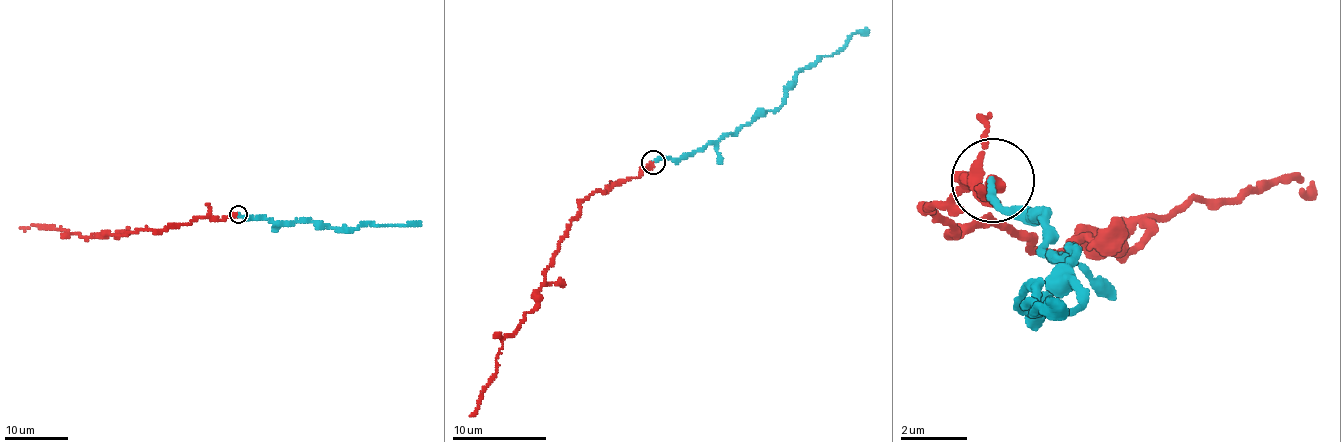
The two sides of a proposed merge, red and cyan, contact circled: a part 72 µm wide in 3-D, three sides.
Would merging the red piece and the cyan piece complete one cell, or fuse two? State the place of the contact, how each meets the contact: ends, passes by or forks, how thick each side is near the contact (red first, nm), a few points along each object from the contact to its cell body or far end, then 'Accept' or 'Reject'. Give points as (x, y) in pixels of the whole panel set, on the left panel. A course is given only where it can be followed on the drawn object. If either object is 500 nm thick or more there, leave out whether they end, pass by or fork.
Place: (238, 214). At the ring red ends. At the ring cyan ends. Thickness 320 nm (red) against 200 nm. Course of red: (238, 214), (117, 236), (82, 237), (52, 228), (21, 227). Course of cyan: (238, 214), (276, 223), (315, 221), (333, 229), (354, 229), (369, 223), (404, 226), (421, 221). Reject

